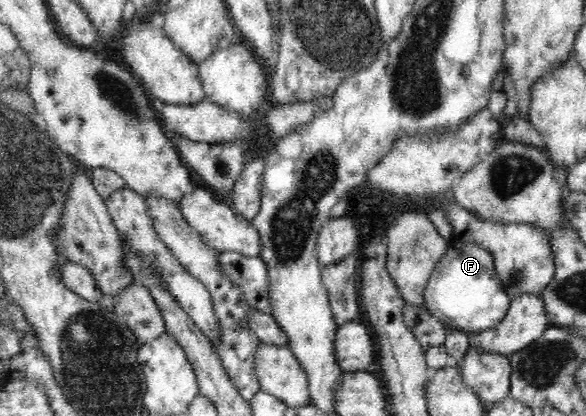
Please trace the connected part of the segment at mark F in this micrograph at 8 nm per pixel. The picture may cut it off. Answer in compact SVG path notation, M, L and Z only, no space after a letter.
M452 240L432 272L424 292L425 307L440 322L458 330L476 333L493 330L504 318L511 298L496 274L492 253L477 244Z

